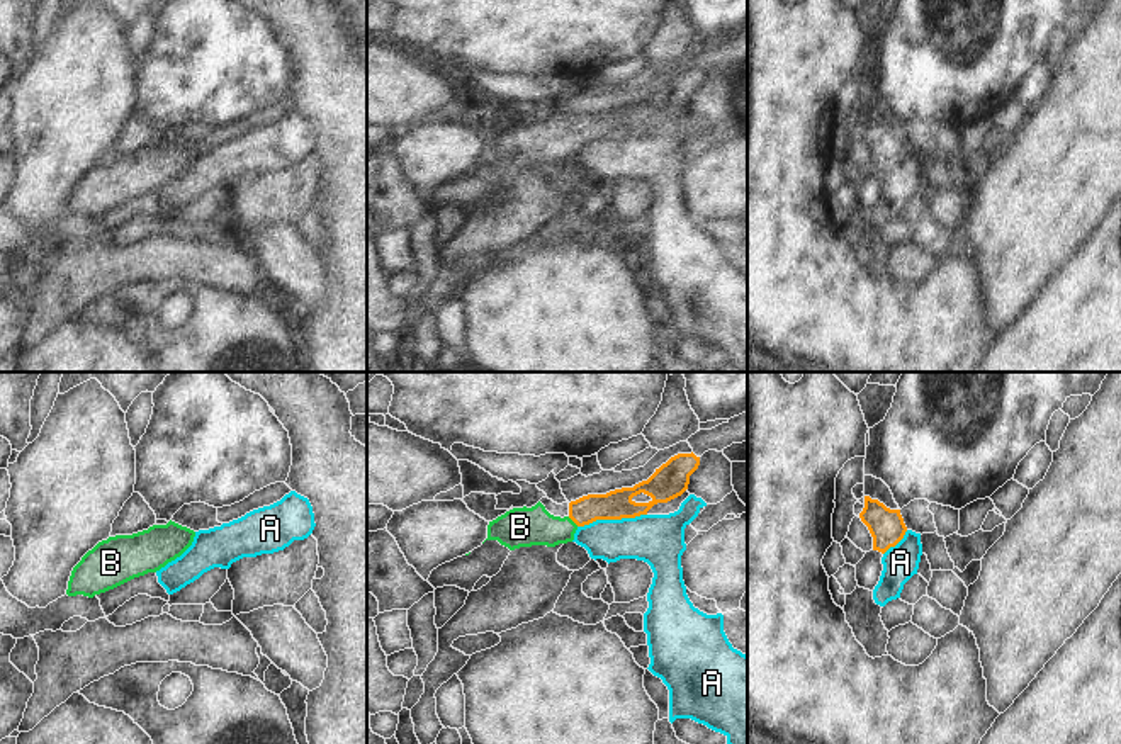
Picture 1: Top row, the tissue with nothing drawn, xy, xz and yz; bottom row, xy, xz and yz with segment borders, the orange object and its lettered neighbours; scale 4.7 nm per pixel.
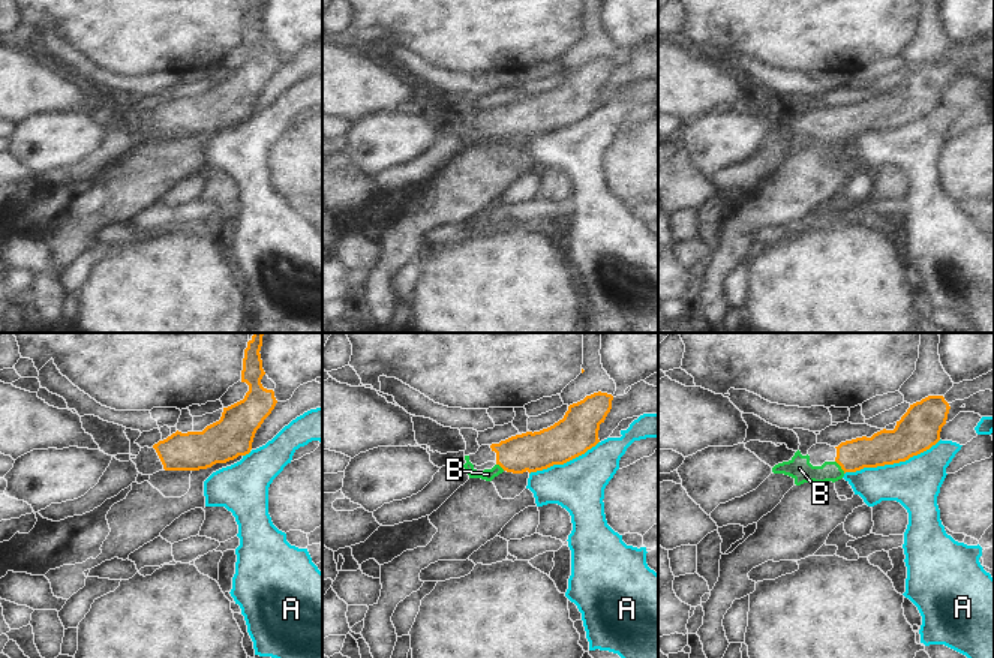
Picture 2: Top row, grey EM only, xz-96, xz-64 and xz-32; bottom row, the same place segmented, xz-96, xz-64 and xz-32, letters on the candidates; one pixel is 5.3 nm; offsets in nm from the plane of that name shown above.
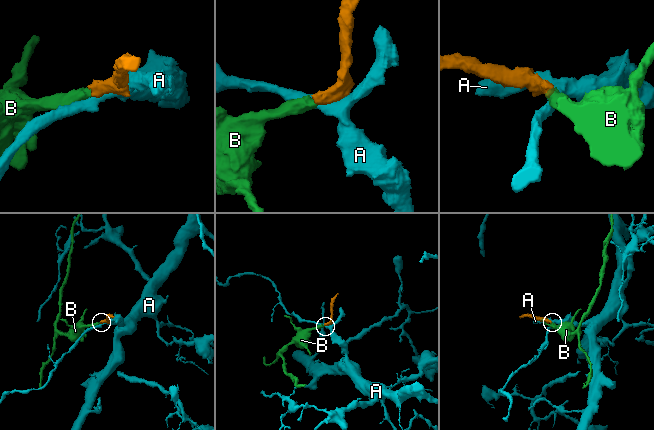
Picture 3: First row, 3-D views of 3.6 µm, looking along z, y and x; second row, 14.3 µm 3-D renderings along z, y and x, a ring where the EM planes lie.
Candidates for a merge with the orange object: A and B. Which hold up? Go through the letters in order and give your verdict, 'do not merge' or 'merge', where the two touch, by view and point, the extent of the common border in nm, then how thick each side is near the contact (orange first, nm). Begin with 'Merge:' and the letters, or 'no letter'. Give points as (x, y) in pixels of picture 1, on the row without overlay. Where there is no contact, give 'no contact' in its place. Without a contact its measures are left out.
Merge: B
A: do not merge; meets orange in xz at (612, 138); contact 340 nm long; 140 nm thick on the orange side, 240 nm on the other
B: merge; meets orange in xz at (573, 140); contact 70 nm long; 140 nm thick on the orange side, 190 nm on the other

